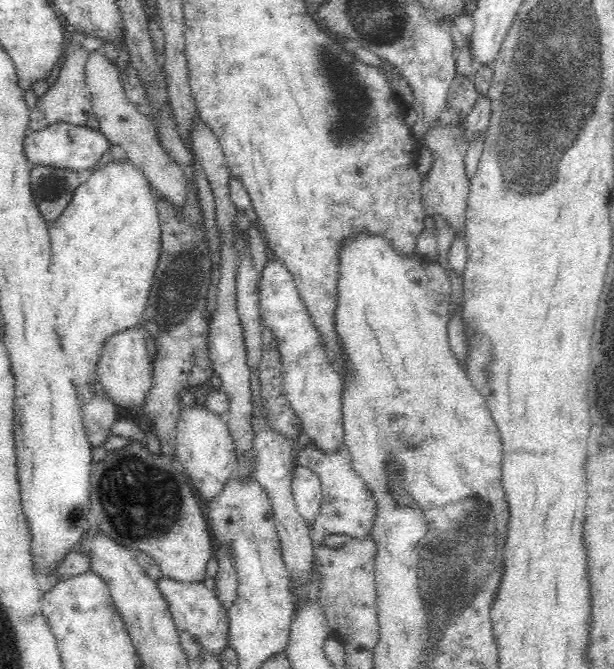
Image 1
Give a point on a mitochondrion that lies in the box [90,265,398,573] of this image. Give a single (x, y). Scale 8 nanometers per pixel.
(140, 502)

